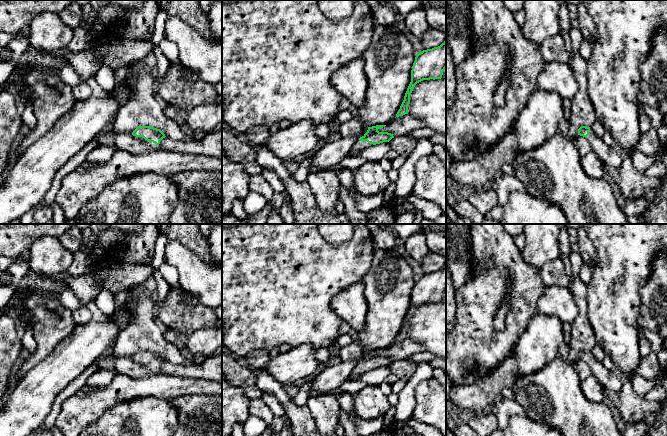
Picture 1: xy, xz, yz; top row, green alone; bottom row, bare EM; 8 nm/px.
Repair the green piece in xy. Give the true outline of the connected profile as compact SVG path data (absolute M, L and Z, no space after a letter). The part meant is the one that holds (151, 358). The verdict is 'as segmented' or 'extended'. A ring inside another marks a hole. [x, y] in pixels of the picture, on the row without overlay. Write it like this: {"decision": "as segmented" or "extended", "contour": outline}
{"decision": "extended", "contour": "M138 350L132 356L132 359L135 363L153 374L156 374L160 365L166 361L160 353L150 350Z"}

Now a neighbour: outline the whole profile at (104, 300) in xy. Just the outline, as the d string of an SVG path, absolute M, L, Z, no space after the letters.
M101 263L93 264L89 271L89 274L100 286L100 292L95 298L95 304L106 317L115 315L117 313L114 293L109 291L105 286L105 273L108 267L109 266L104 266Z

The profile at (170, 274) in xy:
M164 262L160 266L159 272L163 276L163 278L167 281L167 283L170 286L170 288L175 289L175 290L181 292L183 300L186 303L189 303L189 304L192 303L192 293L184 290L182 288L182 286L180 285L180 281L179 281L178 271L177 271L177 269L174 266Z

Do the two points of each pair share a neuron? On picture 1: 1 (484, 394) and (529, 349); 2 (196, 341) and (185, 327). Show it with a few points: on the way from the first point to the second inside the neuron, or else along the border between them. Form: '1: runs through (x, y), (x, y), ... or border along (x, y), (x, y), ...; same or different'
1: runs through (495, 383), (518, 360); same
2: border along (211, 327), (197, 329), (187, 335); different

